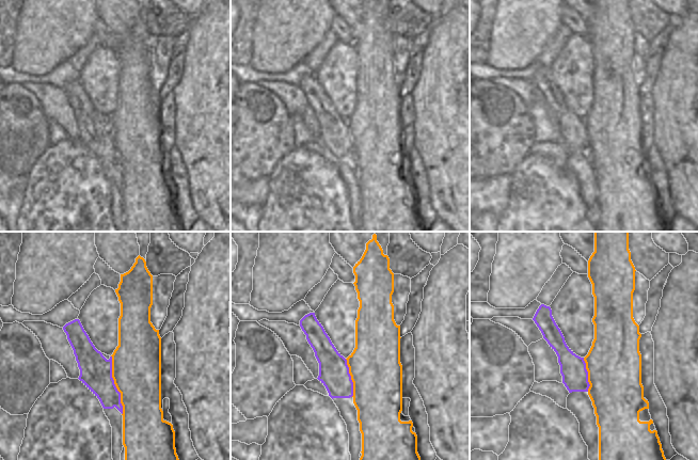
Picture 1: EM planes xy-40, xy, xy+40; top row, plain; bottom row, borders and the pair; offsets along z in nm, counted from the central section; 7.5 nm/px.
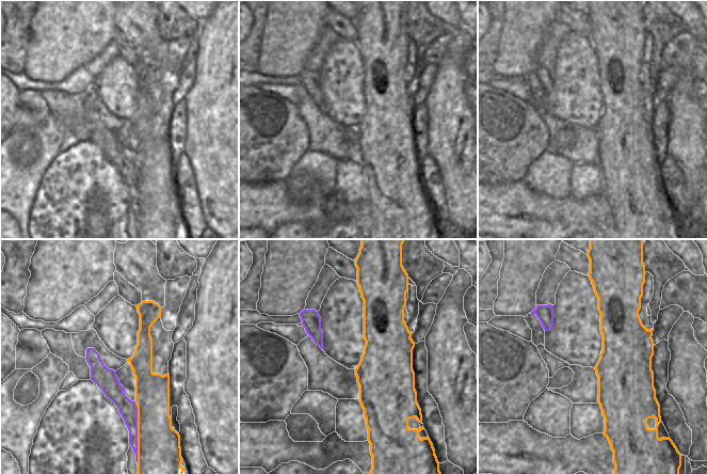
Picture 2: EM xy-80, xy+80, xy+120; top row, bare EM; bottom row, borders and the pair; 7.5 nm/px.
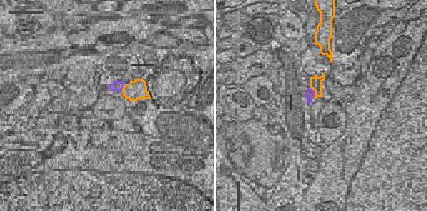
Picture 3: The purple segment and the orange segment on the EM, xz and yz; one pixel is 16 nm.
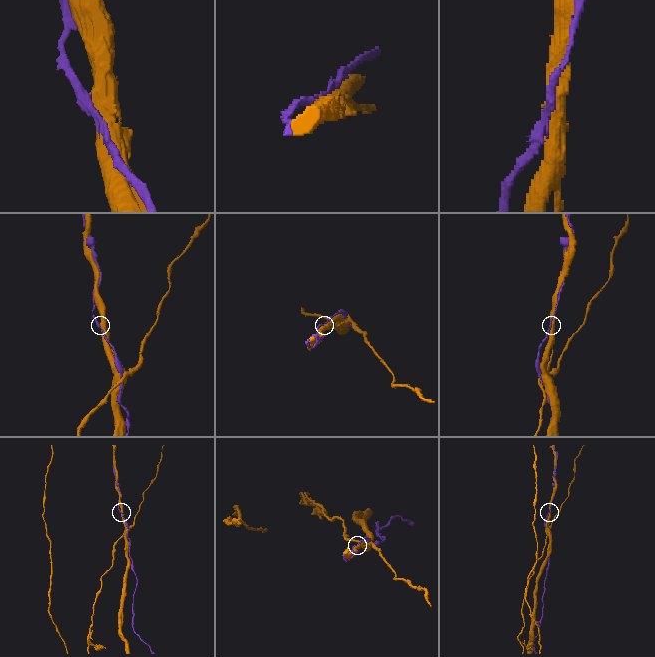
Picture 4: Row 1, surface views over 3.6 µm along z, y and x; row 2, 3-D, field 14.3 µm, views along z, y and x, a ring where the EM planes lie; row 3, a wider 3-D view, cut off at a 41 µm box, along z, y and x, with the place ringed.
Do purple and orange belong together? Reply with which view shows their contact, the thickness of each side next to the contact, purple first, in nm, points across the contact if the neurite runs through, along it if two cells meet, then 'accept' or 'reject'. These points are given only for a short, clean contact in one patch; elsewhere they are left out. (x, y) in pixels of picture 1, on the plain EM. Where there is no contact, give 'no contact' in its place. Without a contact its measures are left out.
contact in xy-40; calibres 240 and 360 nm; reject

